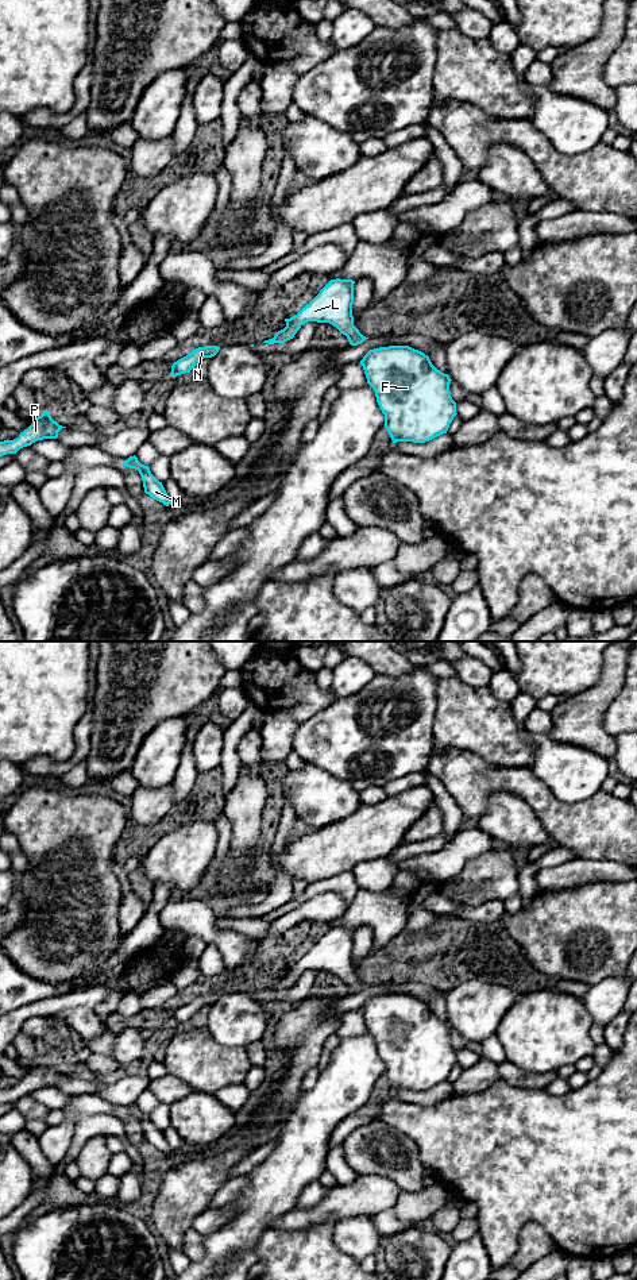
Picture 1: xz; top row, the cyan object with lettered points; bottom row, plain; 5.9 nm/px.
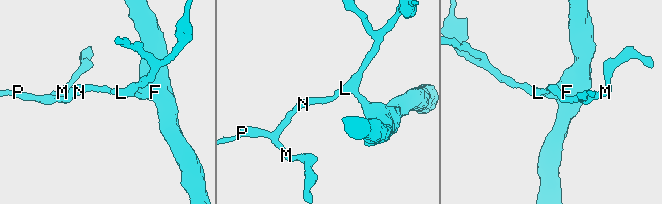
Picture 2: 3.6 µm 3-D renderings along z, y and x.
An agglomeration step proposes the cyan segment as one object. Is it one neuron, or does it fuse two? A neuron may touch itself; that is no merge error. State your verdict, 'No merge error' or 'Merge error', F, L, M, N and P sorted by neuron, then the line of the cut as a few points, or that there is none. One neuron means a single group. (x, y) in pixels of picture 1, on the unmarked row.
No merge error. Groups: F L M N P. No split

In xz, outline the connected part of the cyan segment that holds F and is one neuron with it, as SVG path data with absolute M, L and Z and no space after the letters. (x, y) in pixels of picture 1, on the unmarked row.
M409 994L370 998L360 1009L393 1091L425 1091L447 1082L456 1061L448 1022Z

